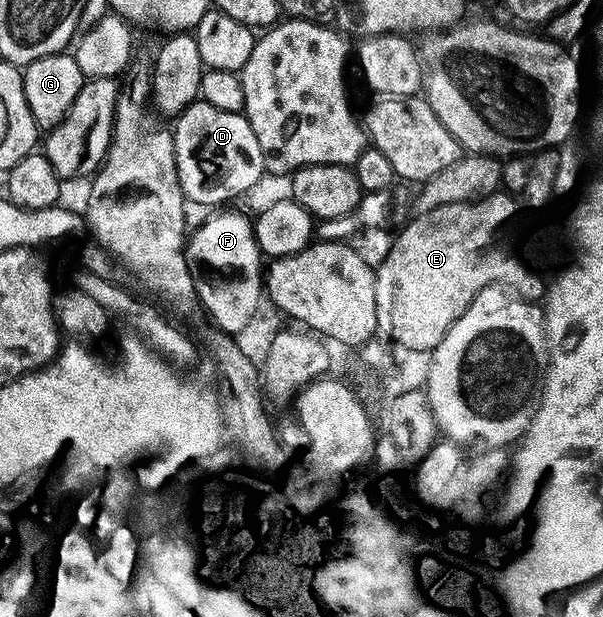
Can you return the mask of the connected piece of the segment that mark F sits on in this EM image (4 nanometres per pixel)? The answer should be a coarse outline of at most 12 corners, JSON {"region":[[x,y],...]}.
{"region":[[225,211],[187,243],[198,302],[240,335],[264,292],[254,224]]}

